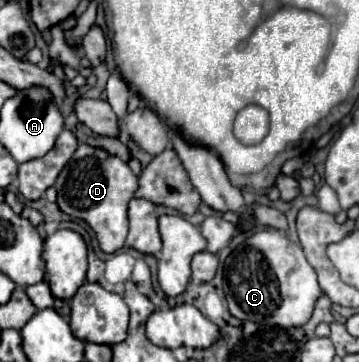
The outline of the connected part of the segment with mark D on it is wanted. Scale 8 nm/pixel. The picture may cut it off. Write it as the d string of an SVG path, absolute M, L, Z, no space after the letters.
M78 143L76 153L60 171L54 189L58 191L58 207L70 217L84 219L96 233L104 253L116 253L124 247L128 233L128 201L138 189L138 177L132 173L128 163L112 157L100 147Z

